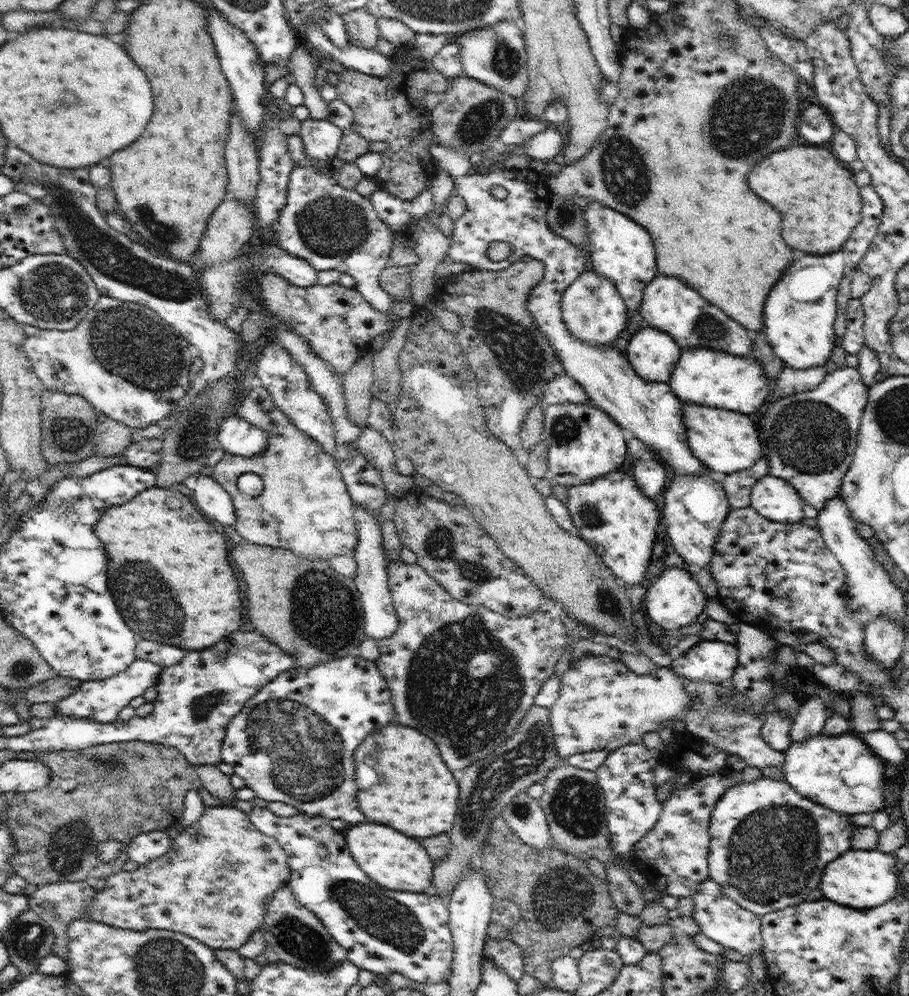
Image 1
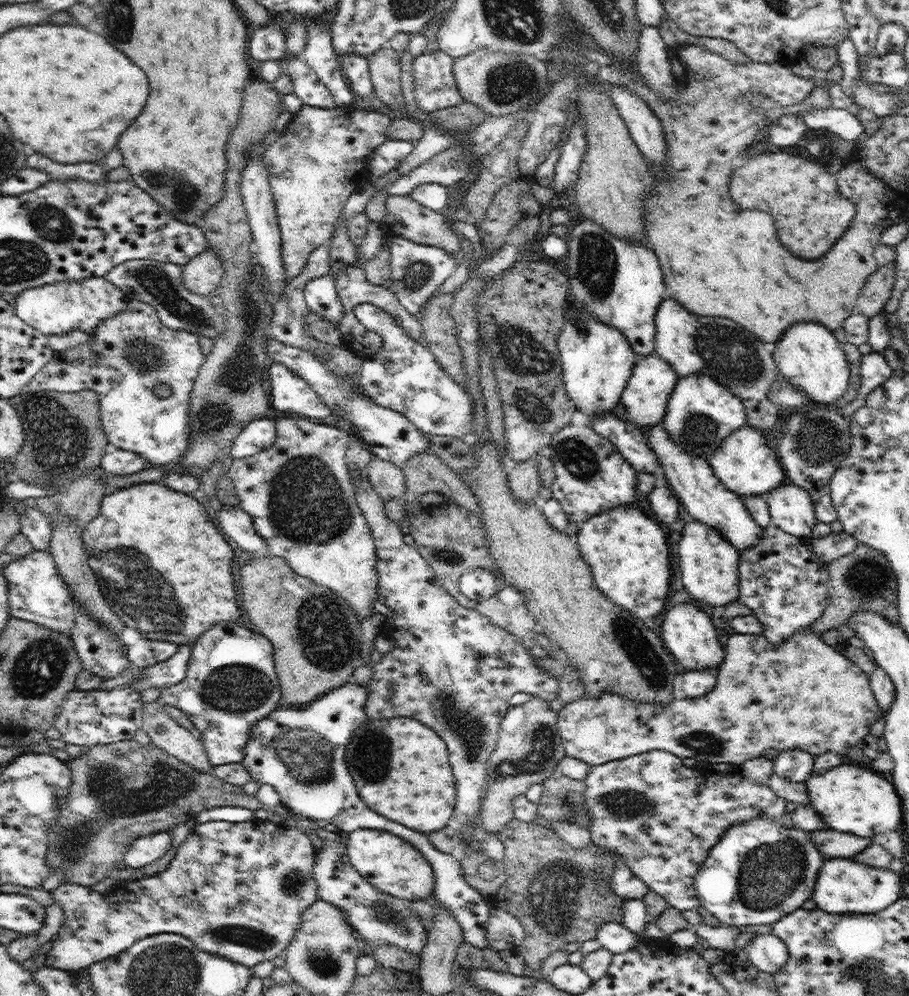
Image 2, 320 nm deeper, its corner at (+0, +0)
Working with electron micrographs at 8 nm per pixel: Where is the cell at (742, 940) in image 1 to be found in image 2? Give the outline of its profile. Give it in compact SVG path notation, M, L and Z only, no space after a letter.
M772 933L757 934L744 948L754 966L773 975L783 968L789 959L787 946Z

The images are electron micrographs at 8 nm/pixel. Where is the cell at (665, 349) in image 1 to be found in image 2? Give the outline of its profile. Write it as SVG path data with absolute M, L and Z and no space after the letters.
M656 351L648 356L638 356L624 393L621 395L621 403L625 406L622 414L643 432L663 422L668 400L678 379L676 371L663 358L660 358Z

